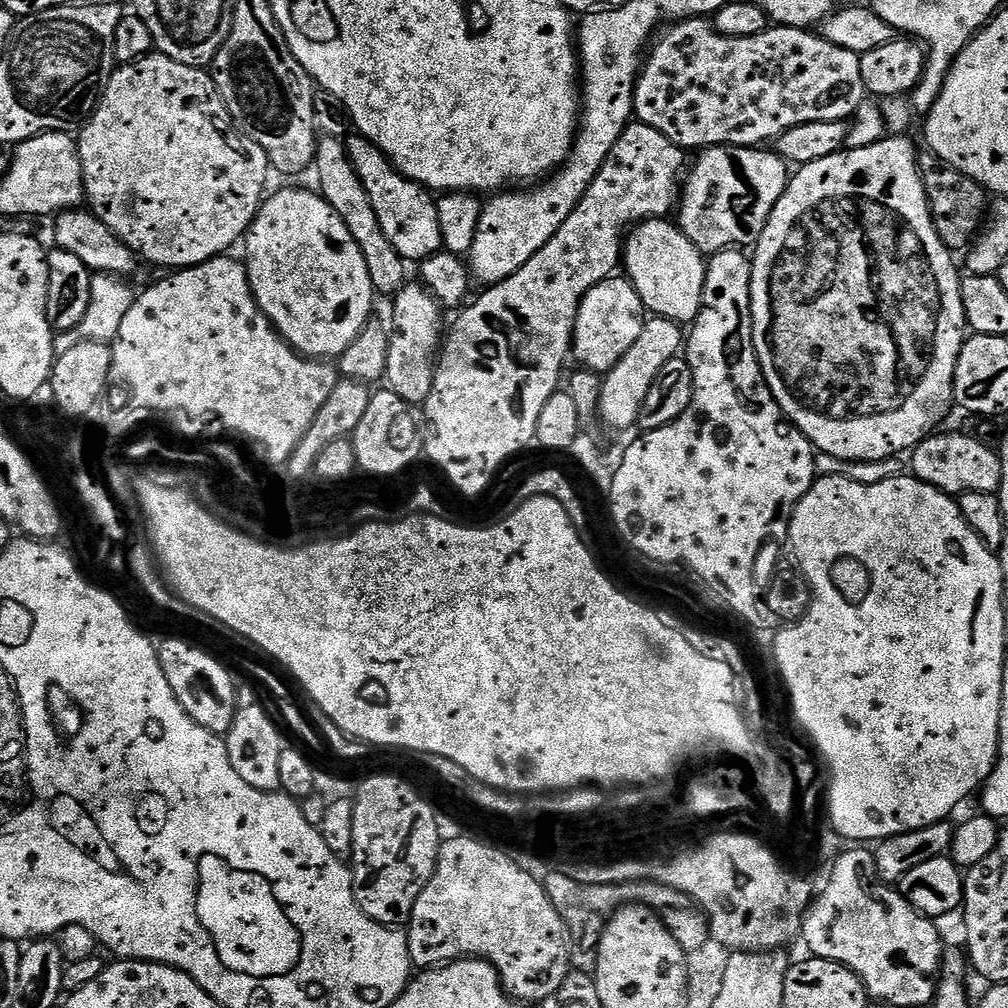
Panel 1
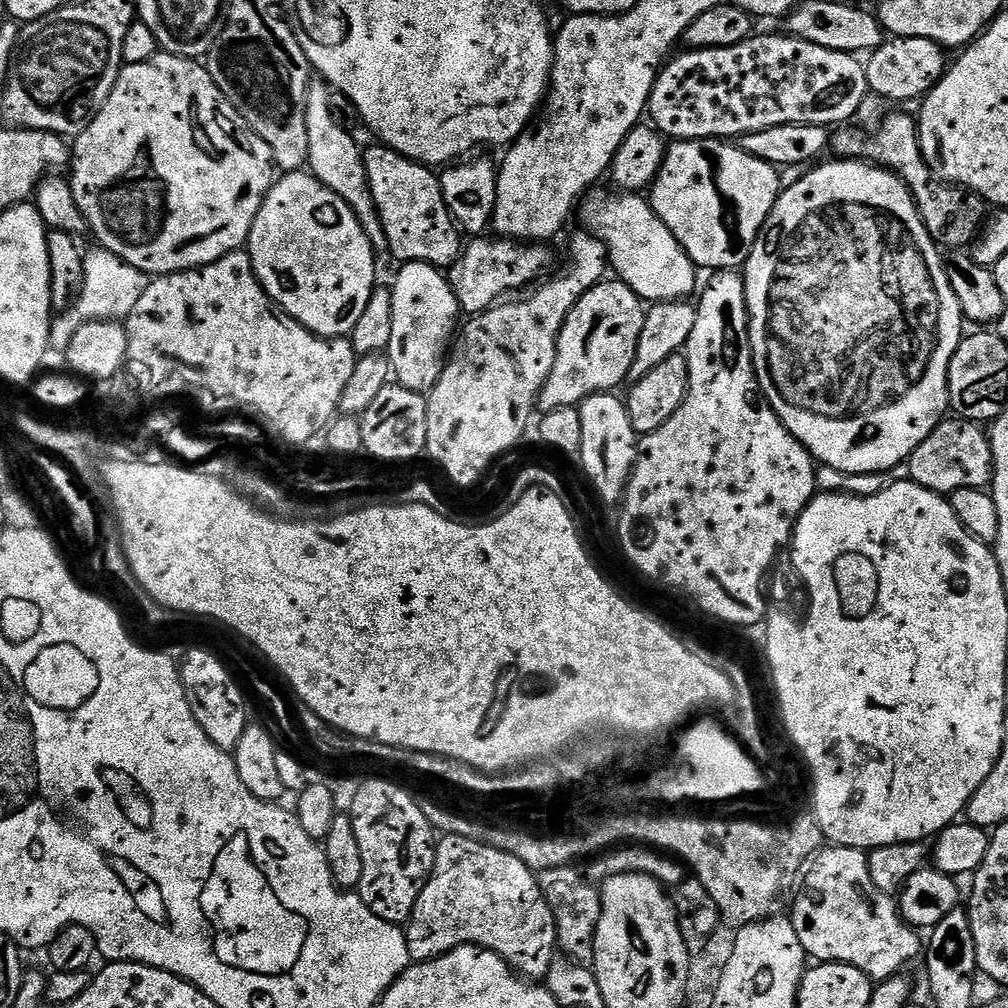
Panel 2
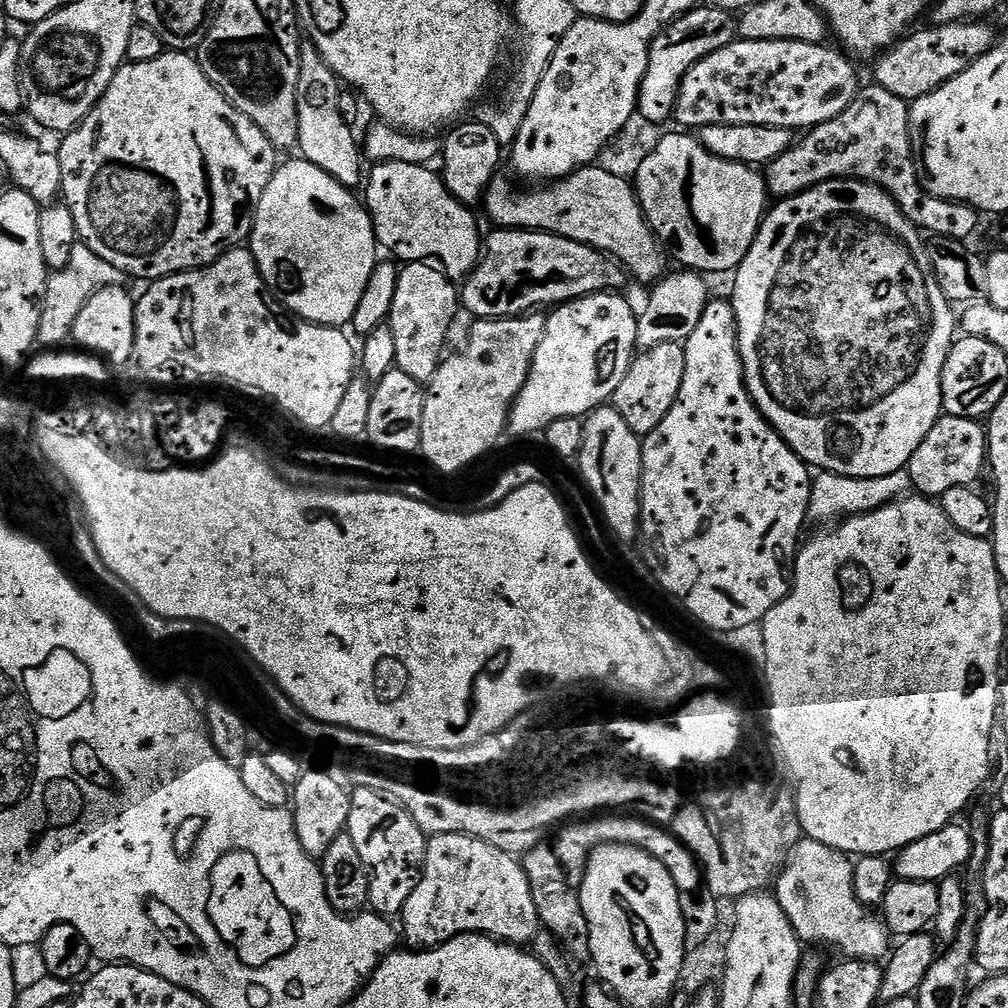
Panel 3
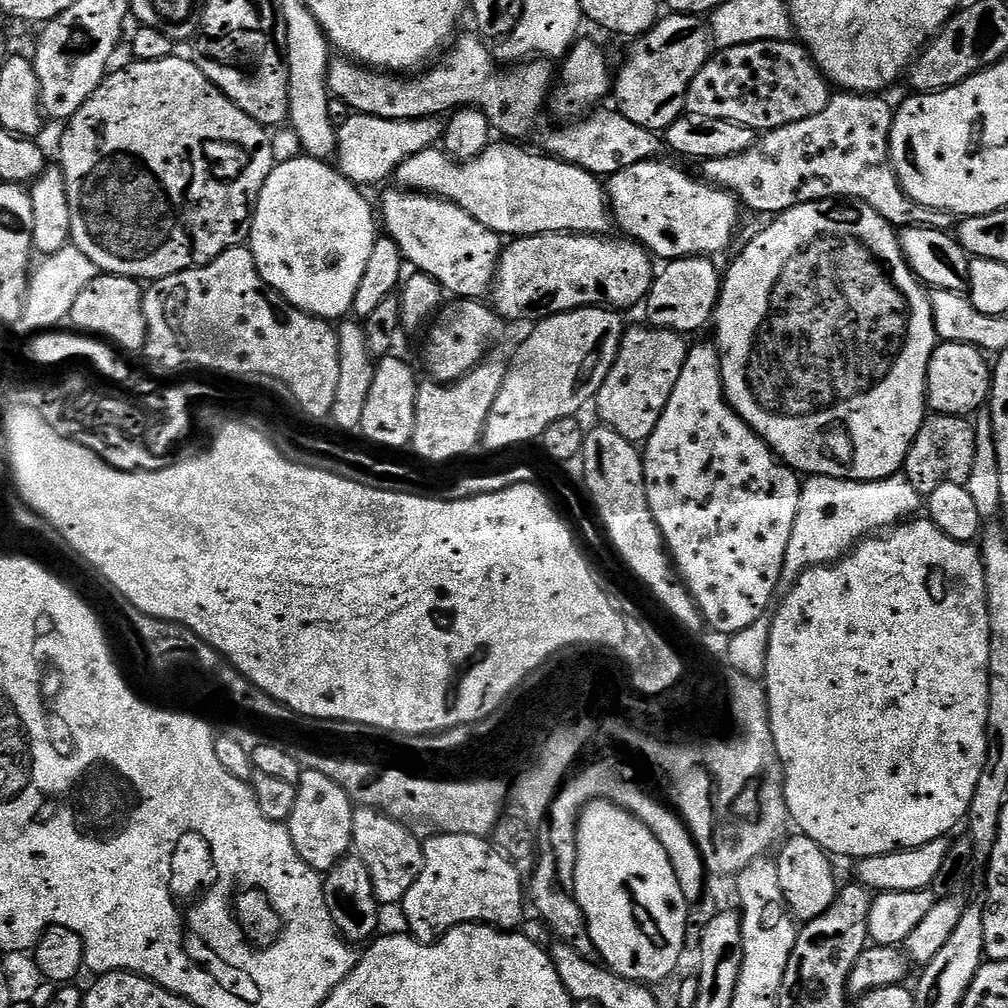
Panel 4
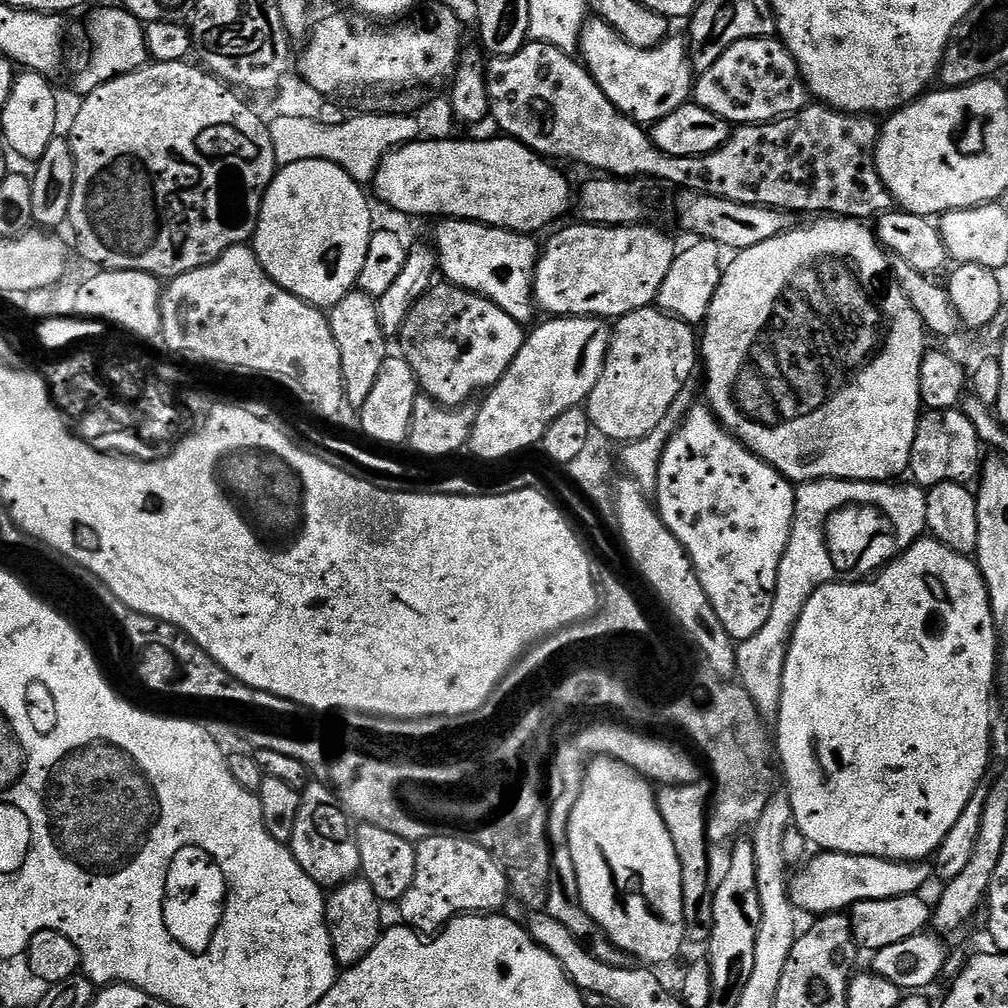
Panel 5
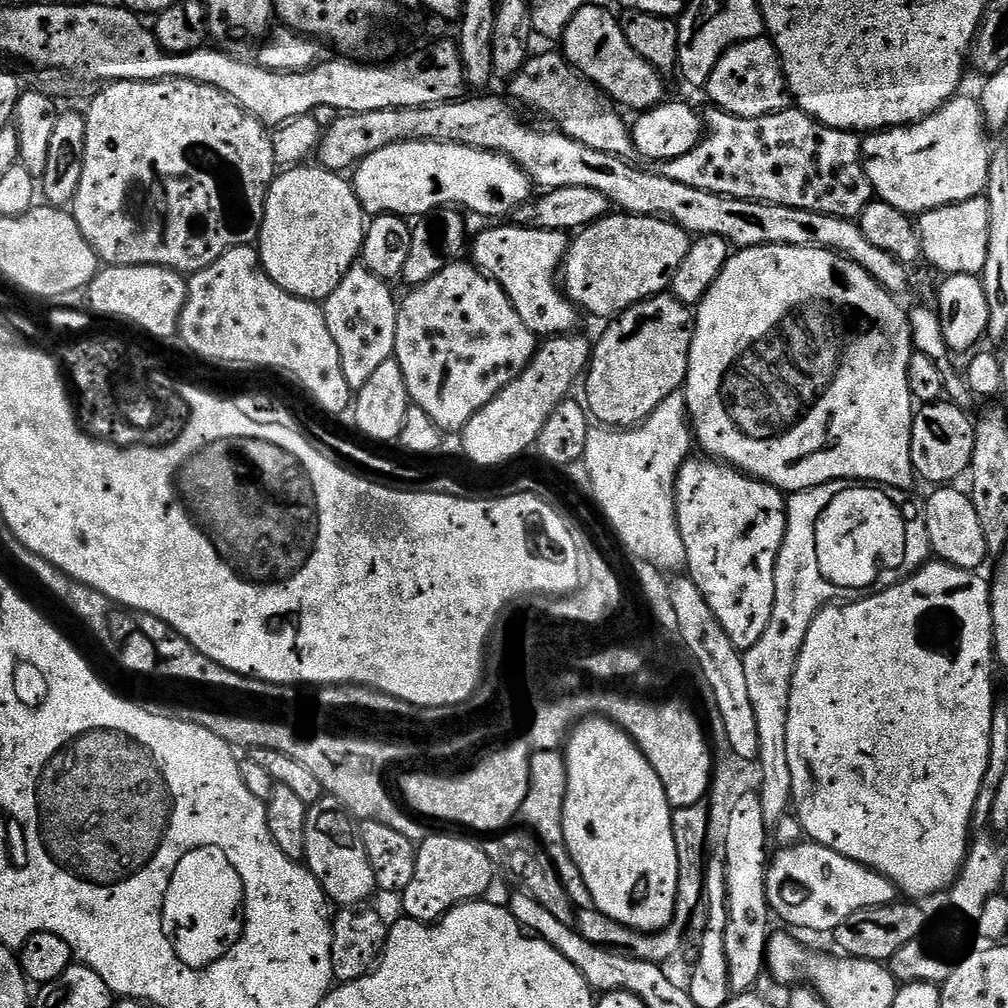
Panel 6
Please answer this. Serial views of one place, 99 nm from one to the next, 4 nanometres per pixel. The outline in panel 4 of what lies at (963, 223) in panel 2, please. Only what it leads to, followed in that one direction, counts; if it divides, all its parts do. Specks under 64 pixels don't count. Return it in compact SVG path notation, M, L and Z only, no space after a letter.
M841 91L828 101L826 110L810 114L810 118L802 118L802 122L790 122L790 126L778 126L763 133L756 139L754 146L750 146L750 150L742 150L742 154L730 154L726 158L703 161L703 179L717 188L731 192L747 211L749 208L752 212L779 214L794 206L819 200L861 200L870 206L870 210L878 210L878 214L882 214L882 218L886 218L886 222L890 222L897 230L910 227L949 231L954 224L952 213L916 204L904 193L890 154L894 108L884 99L880 94Z

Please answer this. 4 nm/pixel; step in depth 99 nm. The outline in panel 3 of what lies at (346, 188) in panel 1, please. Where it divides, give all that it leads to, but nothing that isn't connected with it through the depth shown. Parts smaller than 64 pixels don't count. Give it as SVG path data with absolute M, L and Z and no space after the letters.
M304 42L300 45L300 65L298 66L298 88L296 90L296 102L298 104L298 152L303 159L308 160L314 166L318 166L318 170L326 170L326 174L330 174L330 178L334 178L339 184L344 185L345 188L350 188L353 190L359 189L359 184L362 184L362 172L360 176L360 160L362 161L362 150L358 145L358 138L356 142L354 133L354 128L347 125L346 122L342 120L342 115L340 115L338 110L339 98L342 93L341 81L336 79L336 75L330 70L330 66L326 61L320 57L320 51L318 51L311 42Z

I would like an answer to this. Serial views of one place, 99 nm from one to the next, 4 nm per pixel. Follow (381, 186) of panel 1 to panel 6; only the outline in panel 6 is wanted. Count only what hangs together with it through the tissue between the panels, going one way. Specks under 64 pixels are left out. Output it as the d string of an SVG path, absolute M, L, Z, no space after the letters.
M507 227L488 228L478 233L476 241L470 244L471 263L502 286L514 310L518 310L518 318L522 318L537 337L551 338L571 333L575 329L572 327L576 324L578 309L564 295L558 283L558 273L568 252L569 237L562 232L541 228Z

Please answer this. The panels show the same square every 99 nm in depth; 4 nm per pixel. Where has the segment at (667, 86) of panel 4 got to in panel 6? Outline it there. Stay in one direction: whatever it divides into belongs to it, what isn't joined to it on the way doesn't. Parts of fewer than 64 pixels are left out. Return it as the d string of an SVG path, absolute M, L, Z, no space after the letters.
M593 2L578 9L564 28L562 43L564 59L601 93L607 96L608 92L607 99L617 100L621 109L633 108L633 113L639 114L656 107L665 99L661 73L632 49L630 42L626 42L619 19L615 15L612 17L606 9L599 8Z

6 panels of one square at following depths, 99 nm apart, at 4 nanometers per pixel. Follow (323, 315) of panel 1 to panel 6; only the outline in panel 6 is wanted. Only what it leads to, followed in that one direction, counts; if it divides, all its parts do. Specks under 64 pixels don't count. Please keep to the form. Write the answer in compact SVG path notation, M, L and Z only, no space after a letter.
M306 167L281 171L268 187L258 251L266 274L282 290L304 300L322 302L357 263L364 246L366 213L341 173Z

